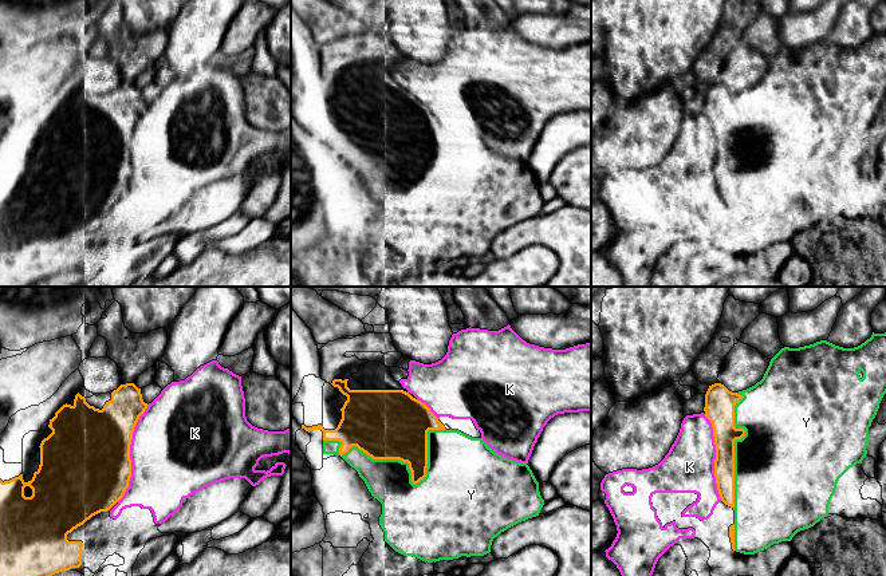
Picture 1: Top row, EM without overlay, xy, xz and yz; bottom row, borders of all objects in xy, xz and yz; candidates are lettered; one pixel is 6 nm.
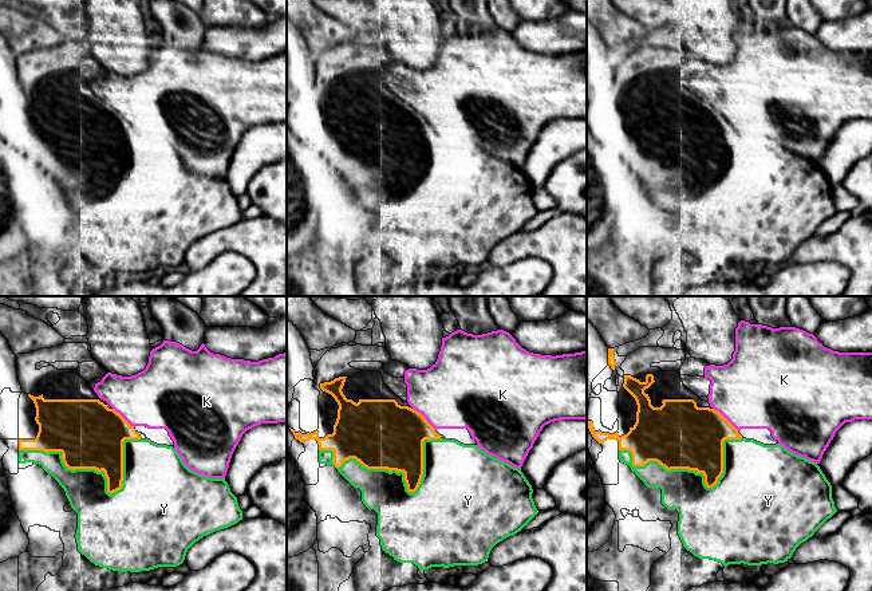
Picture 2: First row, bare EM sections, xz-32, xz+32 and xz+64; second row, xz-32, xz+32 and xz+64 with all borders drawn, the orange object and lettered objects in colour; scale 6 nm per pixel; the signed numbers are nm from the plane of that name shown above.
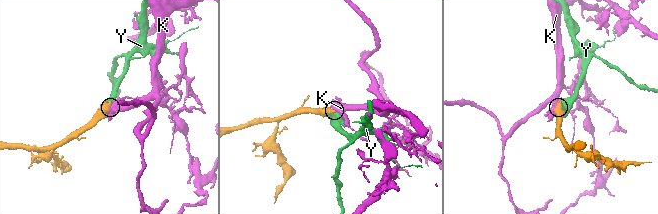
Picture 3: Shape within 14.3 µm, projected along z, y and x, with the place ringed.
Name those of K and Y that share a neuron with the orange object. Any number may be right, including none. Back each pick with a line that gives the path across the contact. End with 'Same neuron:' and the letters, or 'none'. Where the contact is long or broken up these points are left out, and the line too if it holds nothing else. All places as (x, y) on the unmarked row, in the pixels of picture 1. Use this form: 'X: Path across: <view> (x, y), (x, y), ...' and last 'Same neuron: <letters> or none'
Same neuron: Y

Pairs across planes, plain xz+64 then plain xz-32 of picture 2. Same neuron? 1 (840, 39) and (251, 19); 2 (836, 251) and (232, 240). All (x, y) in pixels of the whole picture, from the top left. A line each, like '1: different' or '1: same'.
1: different
2: same

